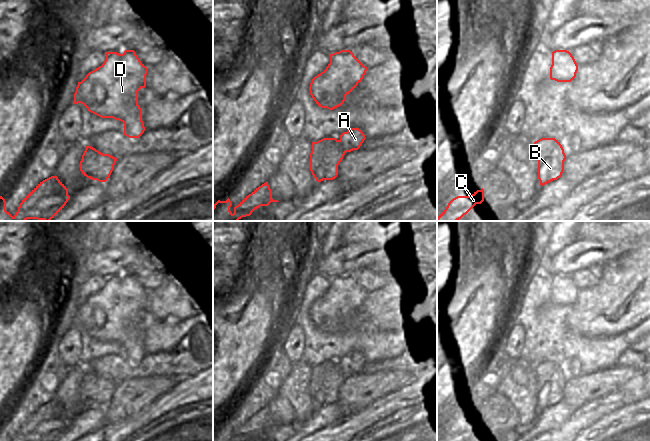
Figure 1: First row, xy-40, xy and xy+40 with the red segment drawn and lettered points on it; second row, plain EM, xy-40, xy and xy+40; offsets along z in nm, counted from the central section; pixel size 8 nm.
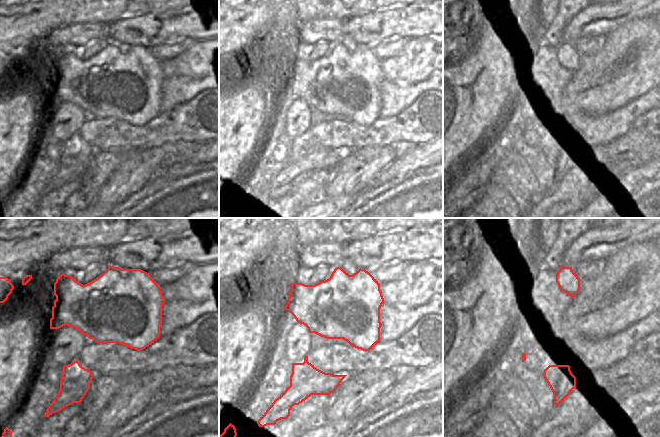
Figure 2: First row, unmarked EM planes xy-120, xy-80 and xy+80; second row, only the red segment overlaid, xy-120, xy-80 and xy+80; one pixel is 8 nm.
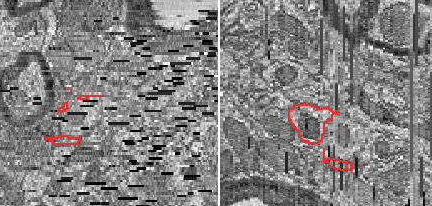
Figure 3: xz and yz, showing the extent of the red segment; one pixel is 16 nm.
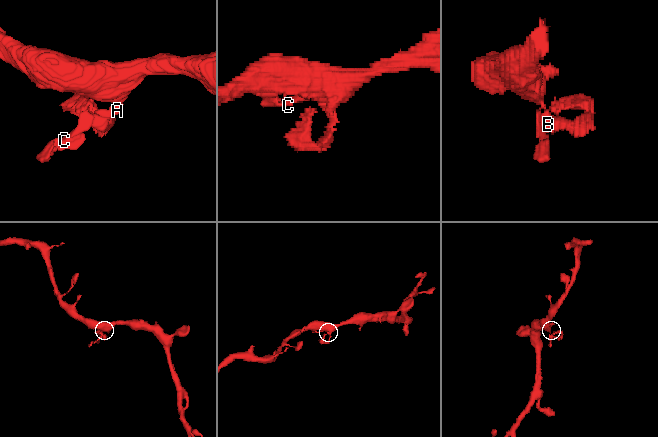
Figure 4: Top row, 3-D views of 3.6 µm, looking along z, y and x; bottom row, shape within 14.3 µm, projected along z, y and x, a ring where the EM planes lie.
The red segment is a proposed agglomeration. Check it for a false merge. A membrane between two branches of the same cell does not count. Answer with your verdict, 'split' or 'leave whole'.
split

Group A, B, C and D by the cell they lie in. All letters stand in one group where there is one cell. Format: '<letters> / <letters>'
A D / B C

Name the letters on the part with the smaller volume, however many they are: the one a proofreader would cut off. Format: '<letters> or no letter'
B, C

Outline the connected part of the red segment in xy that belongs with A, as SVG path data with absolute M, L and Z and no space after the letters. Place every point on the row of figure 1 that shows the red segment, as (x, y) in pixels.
M351 128L340 135L340 143L346 152L358 150L365 139L364 133L359 128Z

